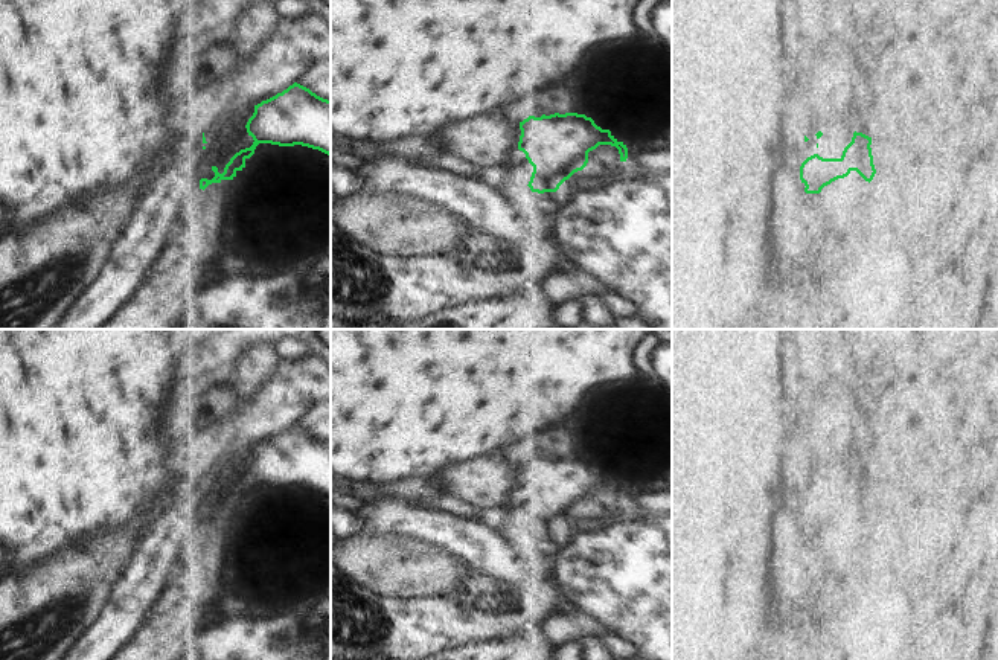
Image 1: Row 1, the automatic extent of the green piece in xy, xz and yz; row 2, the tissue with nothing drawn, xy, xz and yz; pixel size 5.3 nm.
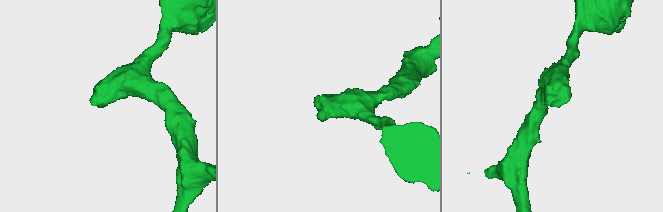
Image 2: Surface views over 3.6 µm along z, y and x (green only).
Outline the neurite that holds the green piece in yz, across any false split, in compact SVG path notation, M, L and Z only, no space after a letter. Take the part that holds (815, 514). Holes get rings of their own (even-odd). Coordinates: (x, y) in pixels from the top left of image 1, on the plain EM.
M855 473L840 500L814 495L800 508L804 533L820 535L840 564L876 515L870 486L872 479Z

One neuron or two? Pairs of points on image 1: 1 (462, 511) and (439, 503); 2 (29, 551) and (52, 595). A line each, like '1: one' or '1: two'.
1: one
2: two

